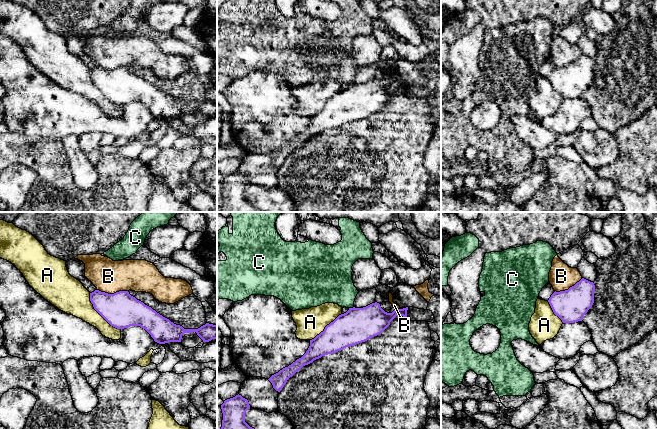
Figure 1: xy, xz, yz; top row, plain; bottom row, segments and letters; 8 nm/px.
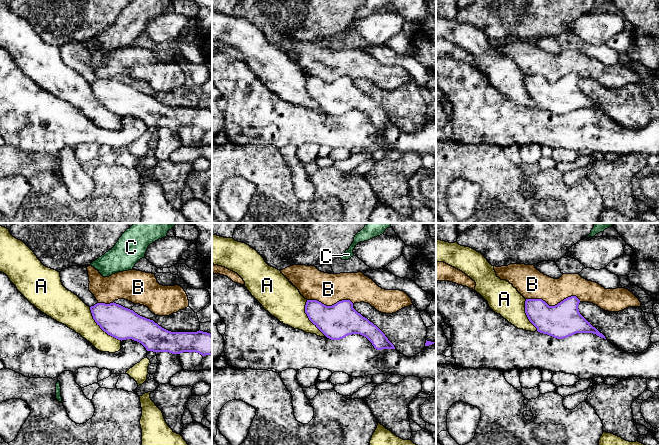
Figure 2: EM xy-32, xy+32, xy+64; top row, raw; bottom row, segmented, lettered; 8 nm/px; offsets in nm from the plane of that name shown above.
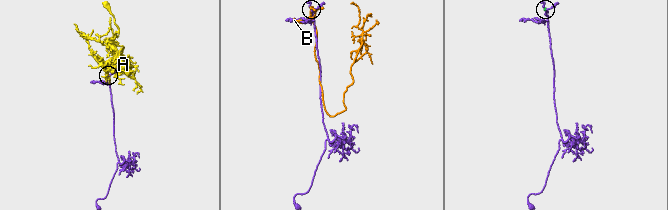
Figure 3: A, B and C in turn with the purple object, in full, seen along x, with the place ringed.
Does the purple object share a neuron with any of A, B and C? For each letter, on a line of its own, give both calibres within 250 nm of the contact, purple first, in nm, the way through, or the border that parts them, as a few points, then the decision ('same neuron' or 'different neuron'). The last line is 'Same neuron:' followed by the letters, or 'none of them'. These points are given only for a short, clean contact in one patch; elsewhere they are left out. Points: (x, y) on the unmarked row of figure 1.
A: 280 nm thick on the purple side, 240 nm on the other; different neuron
B: 280 nm thick on the purple side, 260 nm on the other; different neuron
C: 280 nm thick on the purple side, 320 nm on the other; border along xz (353, 82), (349, 84); different neuron
Same neuron: none of them

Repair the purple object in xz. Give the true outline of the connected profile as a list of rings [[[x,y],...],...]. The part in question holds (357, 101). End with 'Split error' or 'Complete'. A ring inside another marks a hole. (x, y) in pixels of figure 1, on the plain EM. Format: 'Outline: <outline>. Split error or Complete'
Outline: [[[377,78],[363,84],[349,84],[346,89],[339,91],[327,101],[323,108],[310,116],[310,122],[301,134],[272,151],[268,156],[273,164],[280,168],[287,156],[303,142],[322,132],[336,129],[381,110],[396,92],[406,94],[407,86],[408,83],[387,89]]]. Complete

